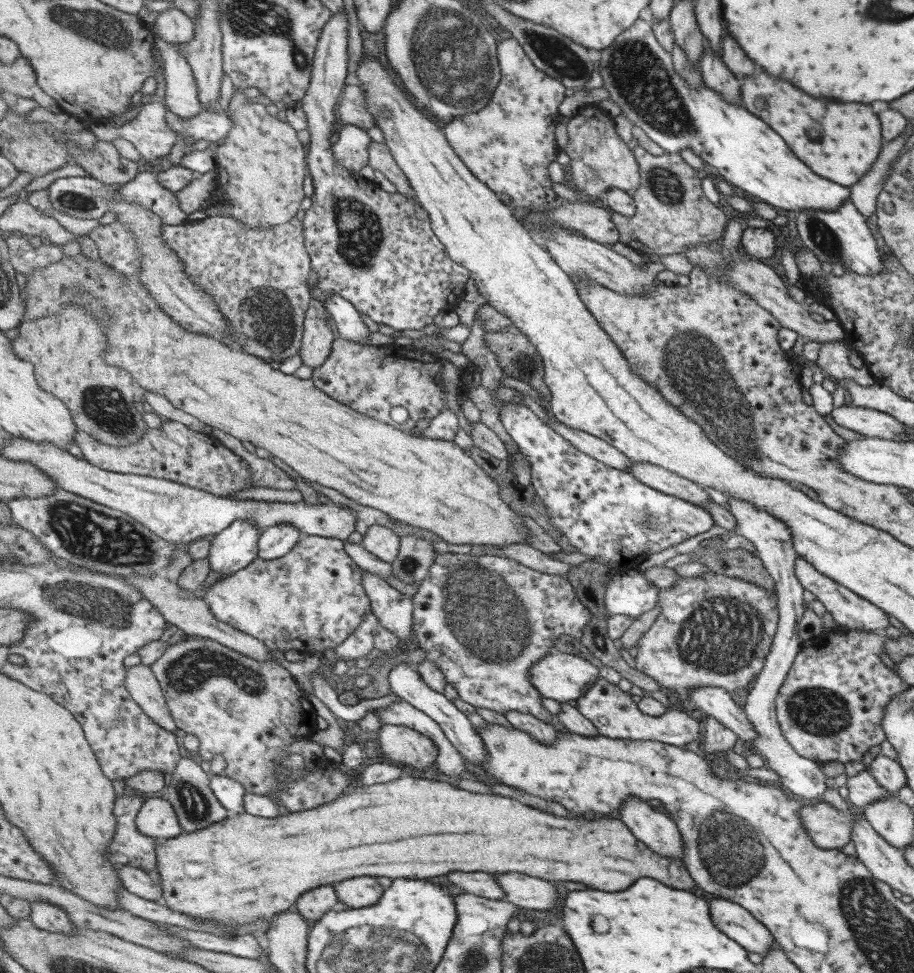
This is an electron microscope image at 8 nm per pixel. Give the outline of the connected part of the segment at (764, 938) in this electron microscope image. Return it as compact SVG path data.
M707 896L705 901L710 907L713 926L747 952L763 956L769 949L776 948L771 933L749 911L721 897Z

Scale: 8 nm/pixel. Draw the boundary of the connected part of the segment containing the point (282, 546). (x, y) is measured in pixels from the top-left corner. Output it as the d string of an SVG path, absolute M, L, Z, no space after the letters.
M289 524L265 528L261 534L259 558L273 560L290 554L305 535Z

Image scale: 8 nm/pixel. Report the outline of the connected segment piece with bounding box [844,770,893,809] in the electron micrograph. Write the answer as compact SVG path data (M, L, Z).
M867 770L848 776L844 786L848 790L846 801L850 806L855 806L858 809L881 797L893 795L885 789L881 789Z

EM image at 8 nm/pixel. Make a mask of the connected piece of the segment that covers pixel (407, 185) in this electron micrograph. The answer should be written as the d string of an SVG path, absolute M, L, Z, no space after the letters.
M373 141L369 147L369 154L369 166L375 172L380 171L391 180L397 186L399 193L416 200L416 192L413 185L395 161L395 157L386 143Z

